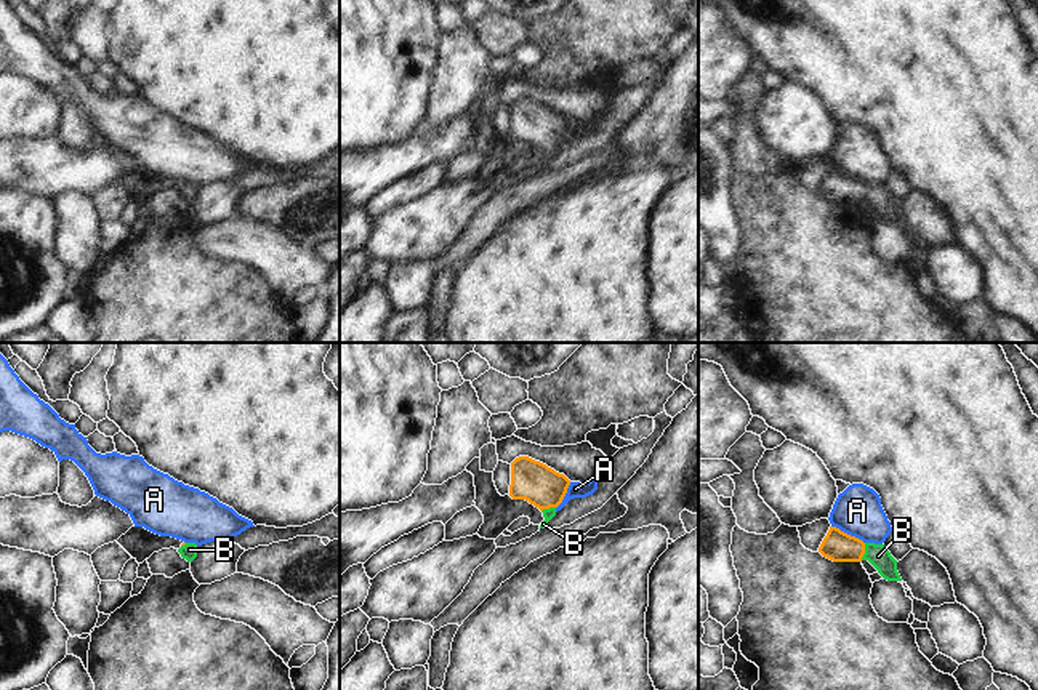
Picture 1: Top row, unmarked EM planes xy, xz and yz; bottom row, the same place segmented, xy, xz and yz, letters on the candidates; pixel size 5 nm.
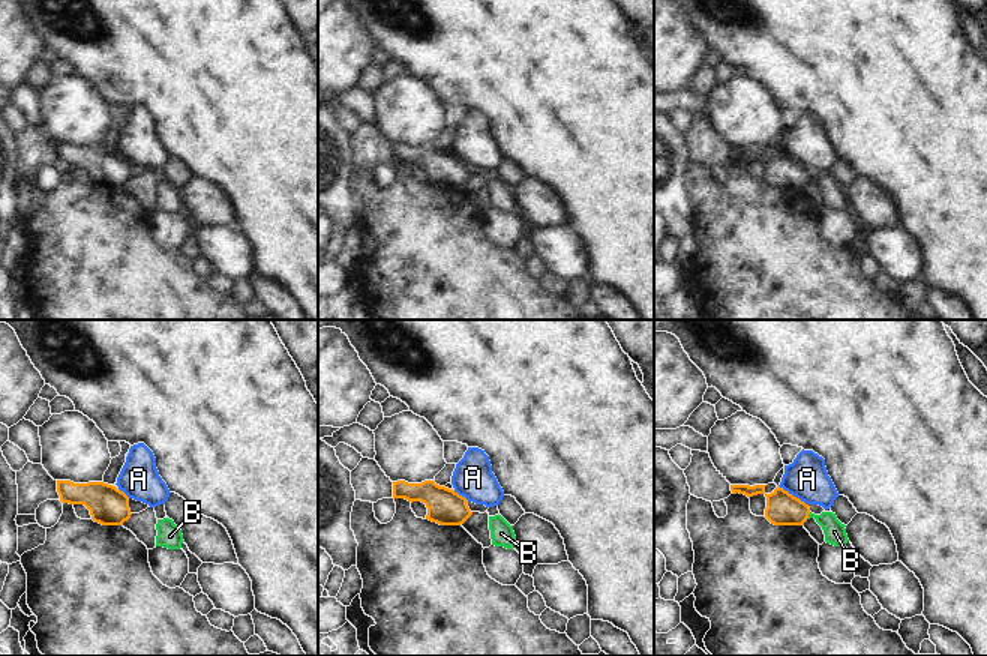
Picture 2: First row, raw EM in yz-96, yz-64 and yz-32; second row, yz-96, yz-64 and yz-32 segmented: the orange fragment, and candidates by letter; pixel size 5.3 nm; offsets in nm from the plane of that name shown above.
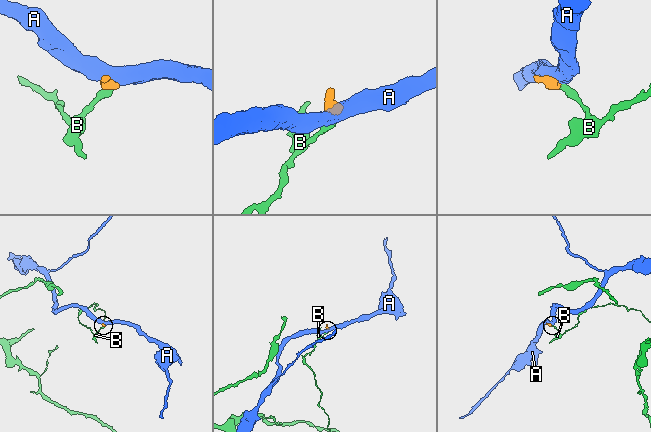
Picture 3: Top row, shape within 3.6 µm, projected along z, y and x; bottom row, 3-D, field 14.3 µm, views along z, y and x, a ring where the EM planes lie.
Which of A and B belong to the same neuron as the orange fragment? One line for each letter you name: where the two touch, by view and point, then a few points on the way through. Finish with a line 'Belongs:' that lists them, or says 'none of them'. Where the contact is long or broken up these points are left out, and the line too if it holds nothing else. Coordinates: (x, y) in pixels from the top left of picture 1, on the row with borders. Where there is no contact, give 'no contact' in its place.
B: contact yz (864, 551); way yz (838, 546), (864, 551), (878, 556)
Belongs: B

